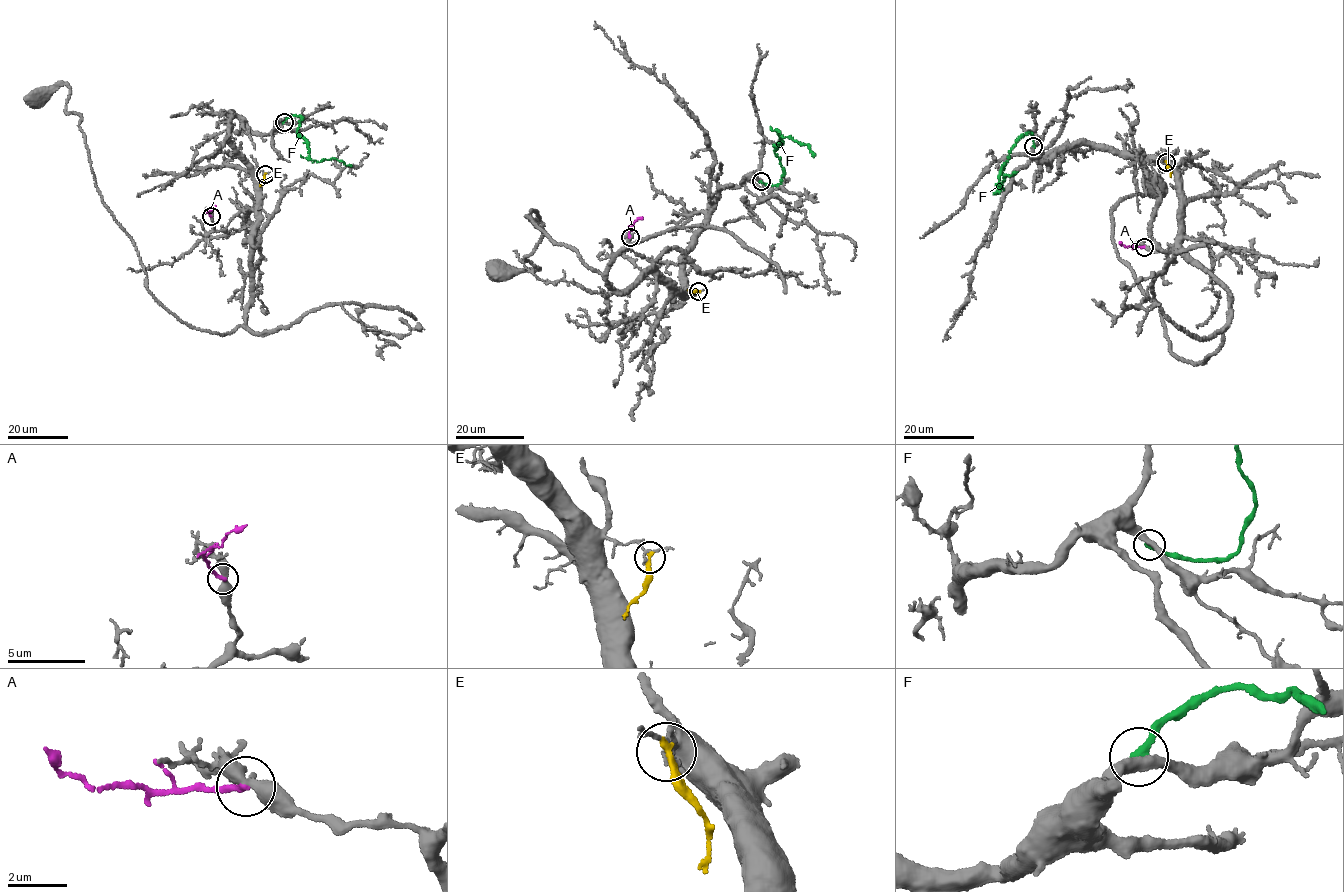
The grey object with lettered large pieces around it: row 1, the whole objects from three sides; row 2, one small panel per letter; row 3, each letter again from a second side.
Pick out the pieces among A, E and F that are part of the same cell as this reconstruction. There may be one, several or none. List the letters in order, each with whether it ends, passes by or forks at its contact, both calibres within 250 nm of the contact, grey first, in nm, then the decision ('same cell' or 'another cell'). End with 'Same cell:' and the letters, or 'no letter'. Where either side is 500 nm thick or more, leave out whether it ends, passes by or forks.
A: it ends | 440/240 nm | another cell
E: it ends | 120/280 nm | another cell
F: it ends | 380/320 nm | another cell
Same cell: no letter

